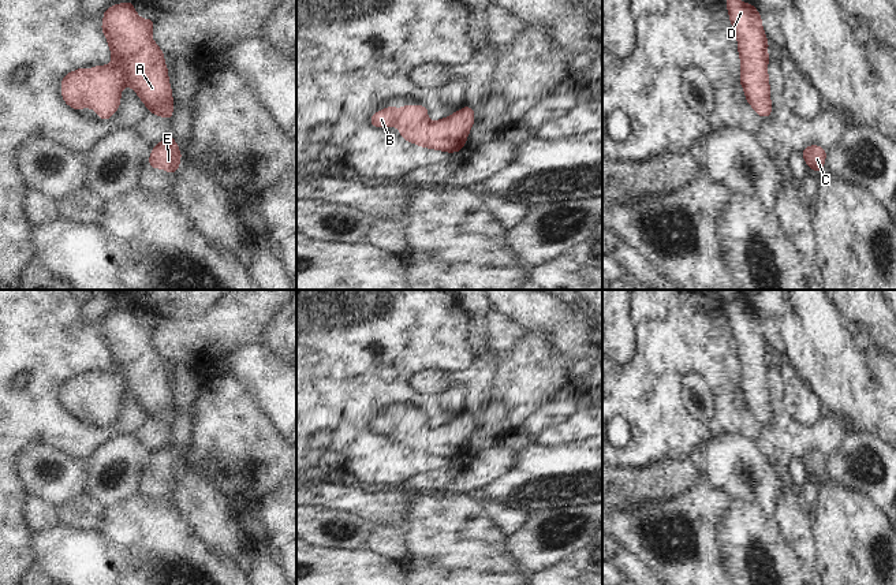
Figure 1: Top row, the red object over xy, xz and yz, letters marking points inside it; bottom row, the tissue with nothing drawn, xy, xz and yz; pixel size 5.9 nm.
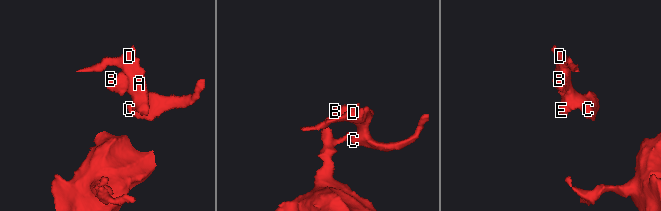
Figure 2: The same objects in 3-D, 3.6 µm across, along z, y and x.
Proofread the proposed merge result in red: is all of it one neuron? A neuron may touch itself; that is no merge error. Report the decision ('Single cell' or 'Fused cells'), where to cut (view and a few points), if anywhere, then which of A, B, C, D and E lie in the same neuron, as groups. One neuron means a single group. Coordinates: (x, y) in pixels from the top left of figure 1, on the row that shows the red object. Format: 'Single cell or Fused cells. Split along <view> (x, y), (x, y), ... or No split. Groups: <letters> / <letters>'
Single cell. No split. Groups: A B C D E.

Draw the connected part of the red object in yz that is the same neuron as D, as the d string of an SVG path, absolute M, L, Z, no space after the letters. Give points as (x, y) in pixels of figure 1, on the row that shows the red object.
M725 0L729 22L738 37L740 55L740 85L746 101L761 118L772 115L770 87L768 77L769 41L762 29L762 19L753 4L740 0Z

